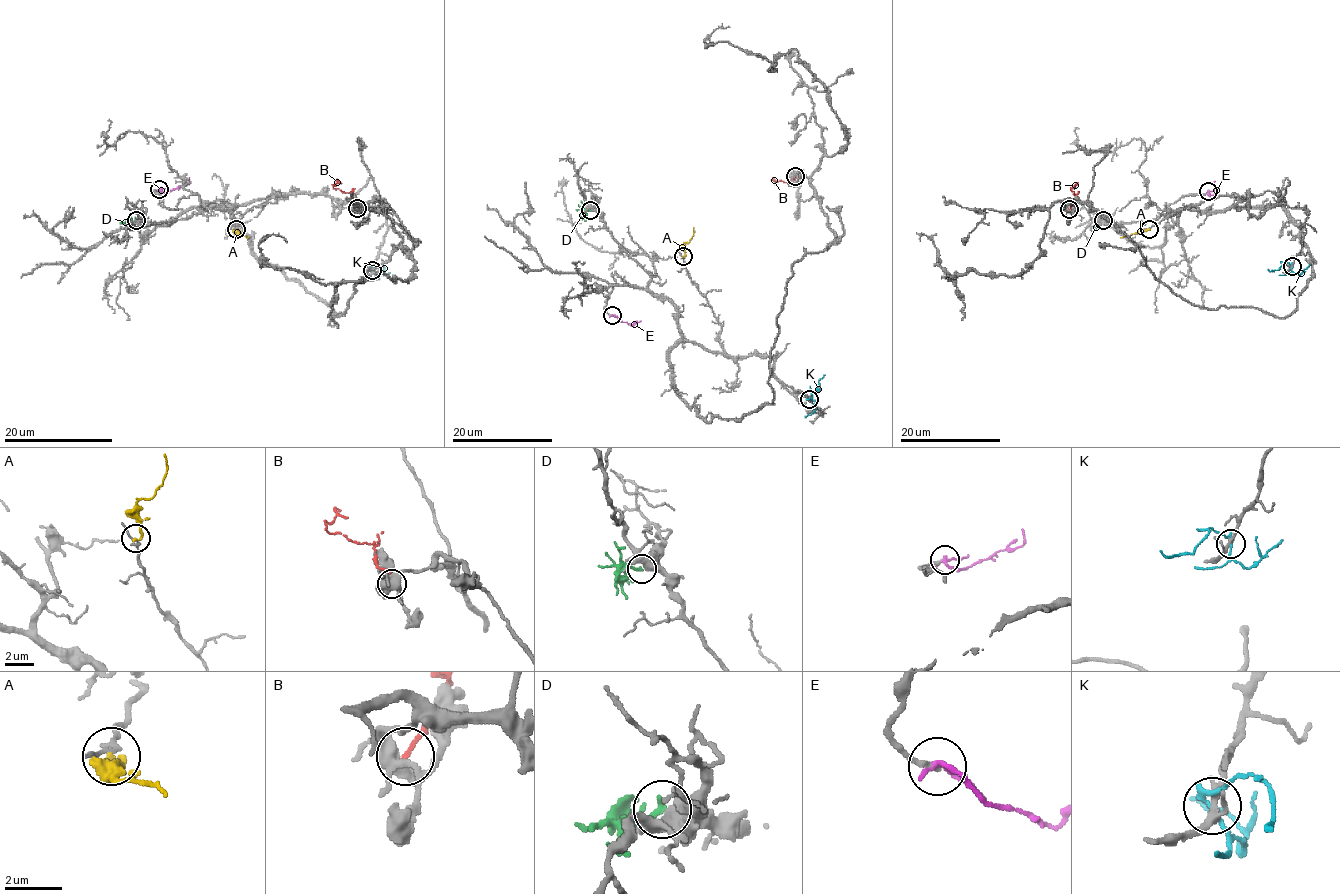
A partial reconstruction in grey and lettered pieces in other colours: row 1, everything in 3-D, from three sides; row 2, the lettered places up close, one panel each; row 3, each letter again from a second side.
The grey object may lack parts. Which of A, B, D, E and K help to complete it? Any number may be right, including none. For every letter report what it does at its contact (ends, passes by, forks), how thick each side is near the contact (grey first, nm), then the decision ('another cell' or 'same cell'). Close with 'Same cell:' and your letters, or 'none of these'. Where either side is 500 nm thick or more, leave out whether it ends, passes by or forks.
A: it ends | 130/180 nm | another cell
B: it ends | 480/150 nm | another cell
D: it ends | 400/240 nm | another cell
E: it passes by | 190/200 nm | another cell
K: it passes by | 200/140 nm | another cell
Same cell: none of these

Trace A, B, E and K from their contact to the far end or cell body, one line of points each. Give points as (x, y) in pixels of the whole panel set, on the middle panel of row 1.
A: (683, 256), (684, 244), (692, 237), (693, 227)
B: (794, 176), (788, 183), (772, 178), (774, 184)
E: (612, 314), (622, 322), (639, 322)
K: (808, 398), (819, 387), (824, 374)

